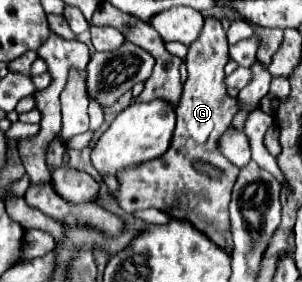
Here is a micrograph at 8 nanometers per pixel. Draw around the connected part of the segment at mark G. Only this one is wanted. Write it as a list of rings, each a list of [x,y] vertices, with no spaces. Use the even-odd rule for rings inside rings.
[[[207,16],[201,34],[195,42],[189,44],[189,52],[185,56],[189,78],[183,86],[183,96],[177,106],[177,126],[173,132],[173,140],[169,144],[169,150],[149,160],[141,166],[127,168],[117,176],[121,182],[121,188],[115,192],[119,206],[133,214],[137,210],[157,208],[167,212],[171,218],[177,220],[189,220],[193,226],[197,226],[213,244],[223,248],[225,252],[231,252],[233,240],[231,240],[231,224],[229,224],[229,198],[231,188],[239,176],[239,168],[231,164],[223,154],[217,150],[217,138],[223,134],[223,130],[233,120],[233,112],[241,108],[237,104],[237,98],[231,98],[225,90],[225,74],[223,68],[229,62],[227,54],[227,40],[225,40],[225,28],[221,20],[215,16]],[[193,160],[205,160],[213,166],[223,170],[221,178],[209,178],[205,174],[199,174],[193,170]]]

